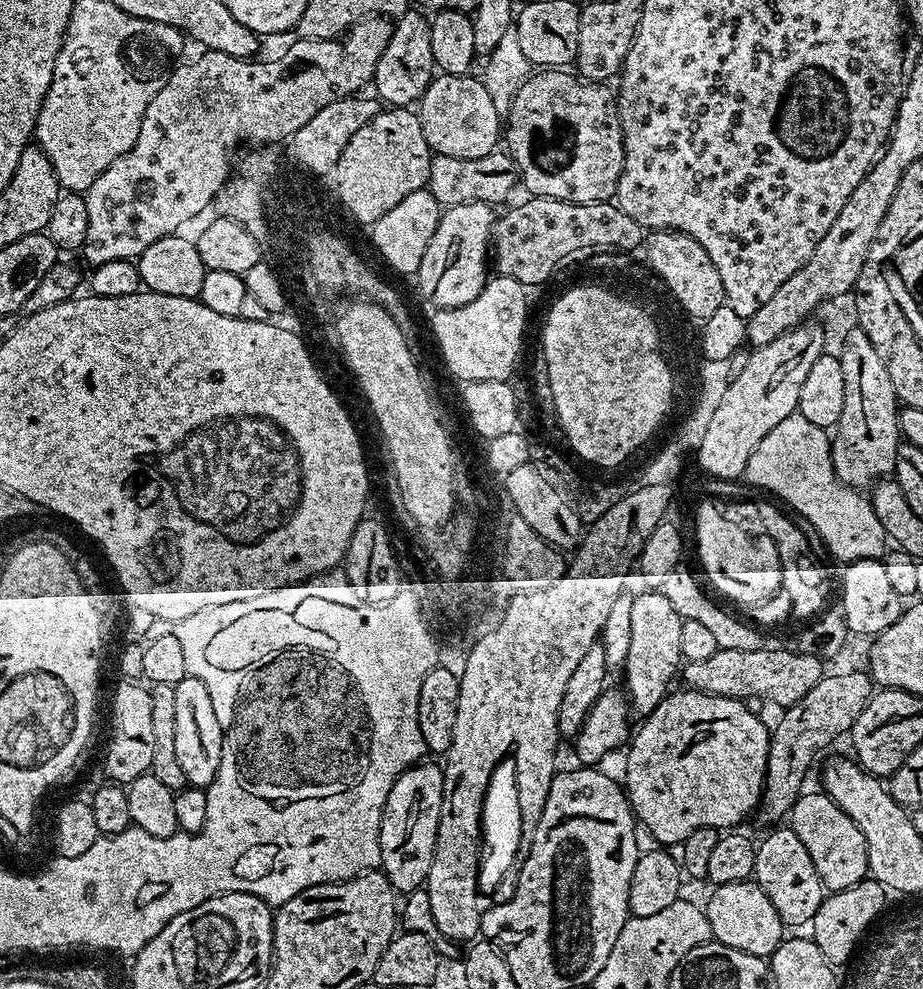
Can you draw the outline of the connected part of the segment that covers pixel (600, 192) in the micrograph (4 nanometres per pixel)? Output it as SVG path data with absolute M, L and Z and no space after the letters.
M540 70L528 77L528 80L518 90L518 94L512 103L512 109L506 114L506 151L516 164L519 183L533 197L545 196L551 200L568 200L572 204L599 204L608 202L615 197L618 178L622 174L622 162L624 161L624 139L622 138L622 126L620 115L616 109L616 97L613 89L608 89L600 82L585 82L575 75L567 76L564 70Z

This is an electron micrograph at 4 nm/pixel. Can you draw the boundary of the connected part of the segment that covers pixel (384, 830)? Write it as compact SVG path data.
M417 762L394 782L380 819L379 867L397 893L425 887L438 838L438 822L444 801L444 770L439 763Z

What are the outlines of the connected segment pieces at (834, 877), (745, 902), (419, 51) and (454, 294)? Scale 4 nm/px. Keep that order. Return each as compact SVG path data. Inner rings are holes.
M823 790L805 791L790 809L790 826L802 838L802 846L810 854L825 889L841 892L869 875L866 838L858 826L840 809Z
M751 879L718 884L711 889L712 897L706 903L708 921L712 931L712 940L718 944L725 944L734 950L742 950L746 954L771 957L773 950L785 939L786 926L778 918L778 910L766 898L760 885Z
M409 10L395 17L390 42L386 42L386 50L382 50L382 58L378 58L374 77L377 92L375 95L385 105L415 105L428 89L428 83L434 79L434 65L430 50L431 25L431 19L419 10Z
M459 204L441 215L434 238L430 238L430 246L426 246L420 270L414 277L415 283L420 283L421 294L430 303L436 304L432 306L437 309L466 306L466 302L474 302L484 289L490 276L492 212L494 208L490 204Z

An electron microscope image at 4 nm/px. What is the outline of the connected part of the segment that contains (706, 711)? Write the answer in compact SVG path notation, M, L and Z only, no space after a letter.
M683 690L684 692L669 691L664 697L663 702L652 711L649 716L643 717L644 725L635 729L630 743L627 745L628 761L624 764L623 787L626 789L626 795L629 804L634 809L634 815L644 828L657 840L657 845L672 846L668 844L683 845L684 840L694 834L694 830L699 828L715 828L717 830L732 830L751 814L757 811L758 805L762 800L764 790L764 775L766 774L766 762L768 761L768 738L770 735L769 725L764 725L750 709L744 700L733 700L730 696L711 696L708 692L698 692L695 690Z

